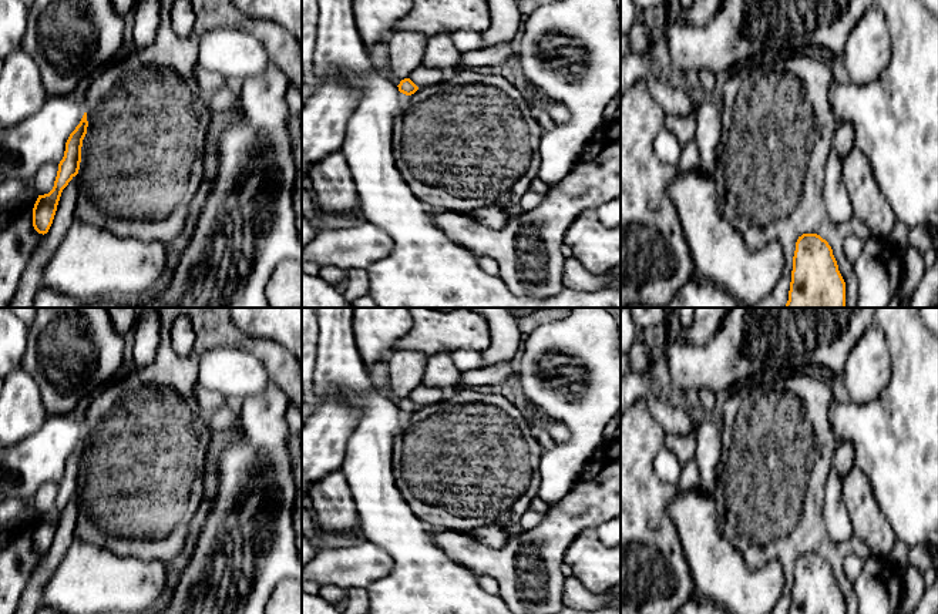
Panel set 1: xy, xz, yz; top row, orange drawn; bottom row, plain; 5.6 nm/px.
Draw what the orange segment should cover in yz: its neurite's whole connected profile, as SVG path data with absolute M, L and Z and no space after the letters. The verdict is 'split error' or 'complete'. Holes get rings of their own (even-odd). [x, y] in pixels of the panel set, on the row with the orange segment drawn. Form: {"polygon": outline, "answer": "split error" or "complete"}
{"polygon": "M803 234L796 242L784 308L845 308L845 282L831 246L817 234Z", "answer": "complete"}

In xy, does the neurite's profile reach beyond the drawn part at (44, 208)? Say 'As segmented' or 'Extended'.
As segmented

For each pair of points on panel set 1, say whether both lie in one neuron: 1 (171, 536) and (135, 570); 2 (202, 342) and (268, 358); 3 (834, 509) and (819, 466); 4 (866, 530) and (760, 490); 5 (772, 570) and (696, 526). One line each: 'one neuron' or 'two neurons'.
1: two neurons
2: one neuron
3: two neurons
4: two neurons
5: one neuron

